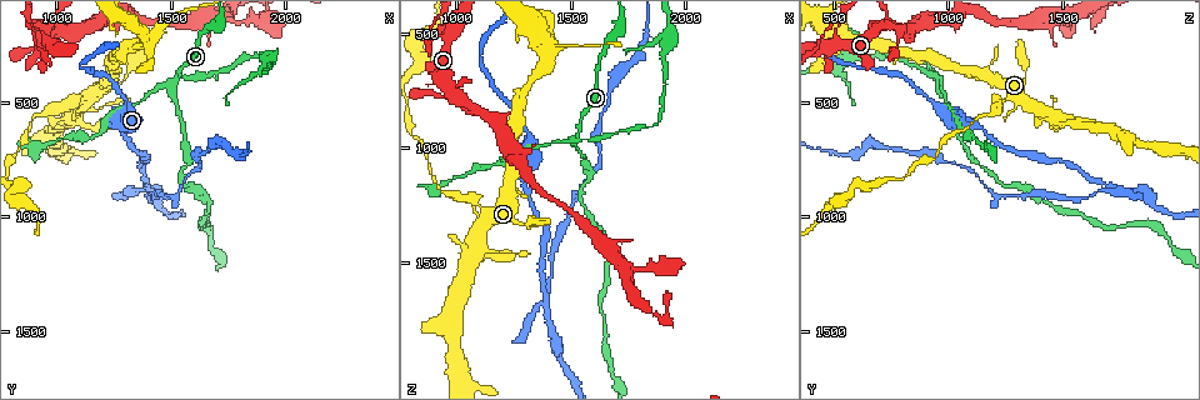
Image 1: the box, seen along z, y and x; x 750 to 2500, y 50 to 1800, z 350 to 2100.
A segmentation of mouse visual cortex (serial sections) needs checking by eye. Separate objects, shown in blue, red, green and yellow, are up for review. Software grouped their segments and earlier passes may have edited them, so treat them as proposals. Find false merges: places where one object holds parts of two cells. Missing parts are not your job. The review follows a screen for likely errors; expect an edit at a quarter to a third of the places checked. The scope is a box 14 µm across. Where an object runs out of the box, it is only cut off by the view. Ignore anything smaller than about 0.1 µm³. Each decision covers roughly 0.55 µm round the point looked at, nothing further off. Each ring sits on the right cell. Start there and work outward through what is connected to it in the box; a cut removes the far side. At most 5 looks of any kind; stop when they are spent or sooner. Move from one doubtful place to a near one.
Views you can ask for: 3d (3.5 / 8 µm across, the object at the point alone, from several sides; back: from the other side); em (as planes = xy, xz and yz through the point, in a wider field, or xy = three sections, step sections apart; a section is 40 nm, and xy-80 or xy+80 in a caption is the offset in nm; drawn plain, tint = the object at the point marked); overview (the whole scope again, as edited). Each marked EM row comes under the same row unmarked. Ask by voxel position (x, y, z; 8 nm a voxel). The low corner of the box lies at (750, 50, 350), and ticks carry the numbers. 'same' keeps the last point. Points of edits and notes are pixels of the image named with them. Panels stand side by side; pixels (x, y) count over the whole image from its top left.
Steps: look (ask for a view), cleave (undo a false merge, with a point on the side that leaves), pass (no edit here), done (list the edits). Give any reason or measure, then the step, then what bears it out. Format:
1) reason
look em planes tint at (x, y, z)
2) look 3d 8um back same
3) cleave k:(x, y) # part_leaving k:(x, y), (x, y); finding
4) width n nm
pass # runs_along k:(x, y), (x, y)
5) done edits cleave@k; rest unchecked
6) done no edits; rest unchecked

look 3d 3.5um at (890, 170, 510)

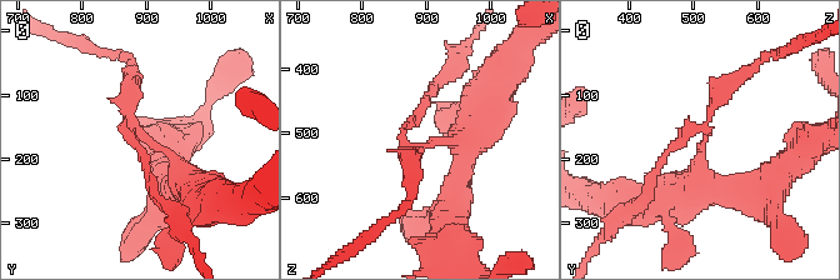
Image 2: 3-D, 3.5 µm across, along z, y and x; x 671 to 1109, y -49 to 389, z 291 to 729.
arm_widths 200, 350 nm
look em planes tint at (905, 170, 520)

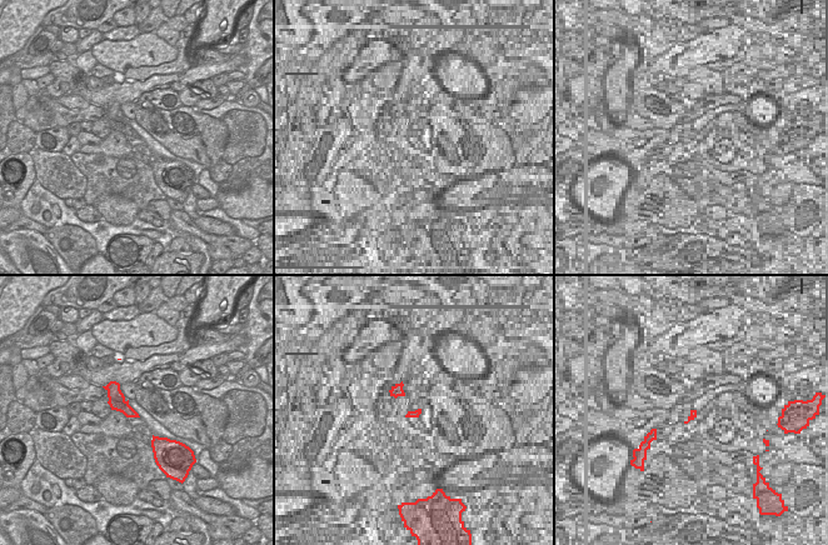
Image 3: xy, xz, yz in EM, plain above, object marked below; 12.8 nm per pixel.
cleave 2:(141, 155) # part_leaving 2:(163, 149), (129, 126), (133, 65); a second cell is stuck on

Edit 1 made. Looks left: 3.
look overview

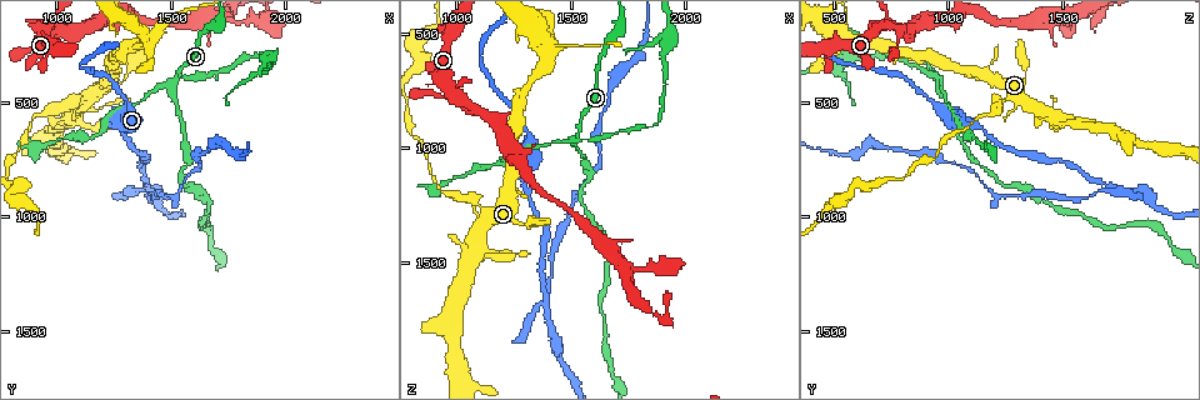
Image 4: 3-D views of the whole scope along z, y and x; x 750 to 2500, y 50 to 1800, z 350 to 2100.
abrupt turn
look 3d 8um at (1410, 220, 570)

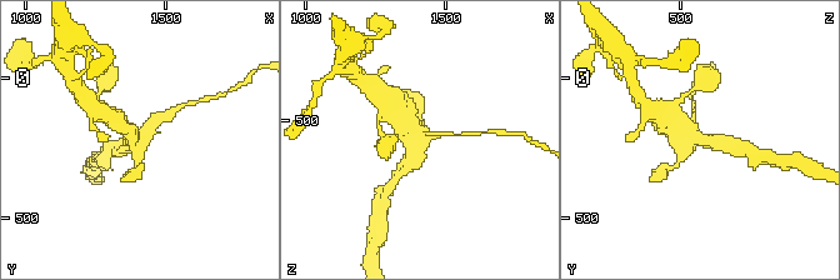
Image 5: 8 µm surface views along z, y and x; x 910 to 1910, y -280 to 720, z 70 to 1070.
look em xy step 3 tint at (1410, 220, 580)

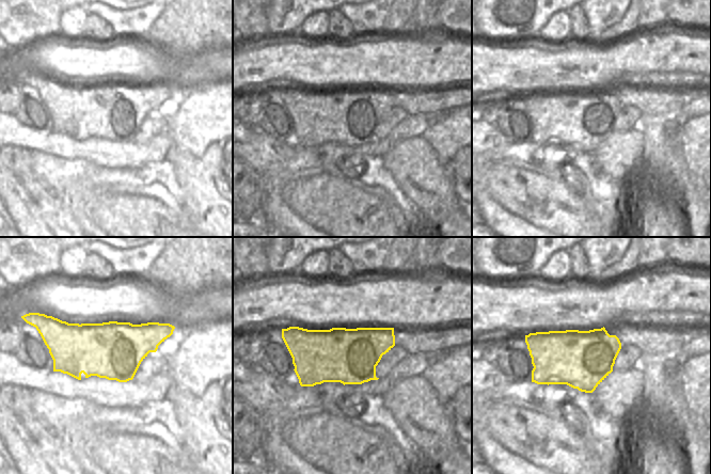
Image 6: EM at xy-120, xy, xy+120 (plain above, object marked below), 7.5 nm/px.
cleave 5:(171, 113) # a second cell is stuck on

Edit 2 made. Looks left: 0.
done edits cleave@2, cleave@5; rest unchecked

